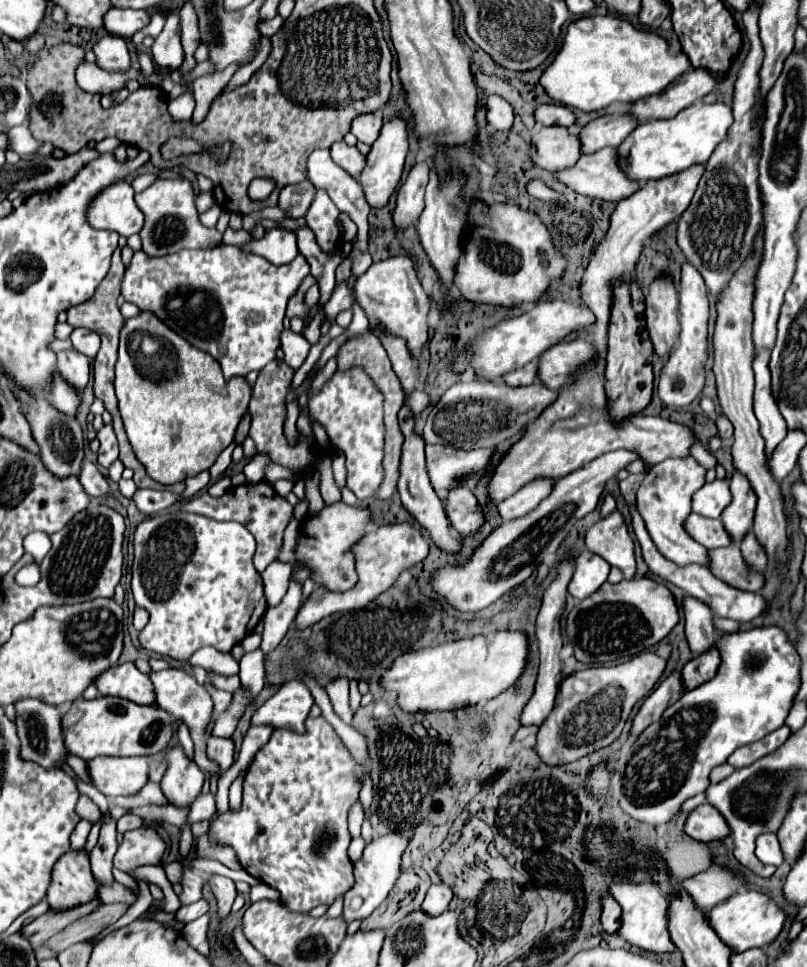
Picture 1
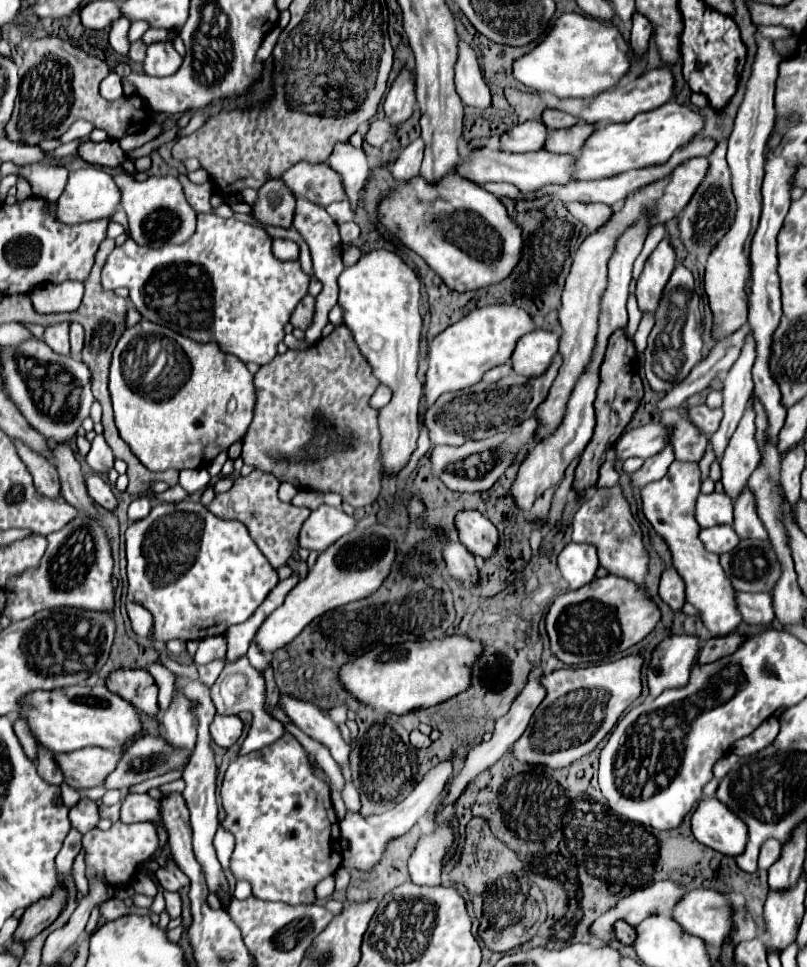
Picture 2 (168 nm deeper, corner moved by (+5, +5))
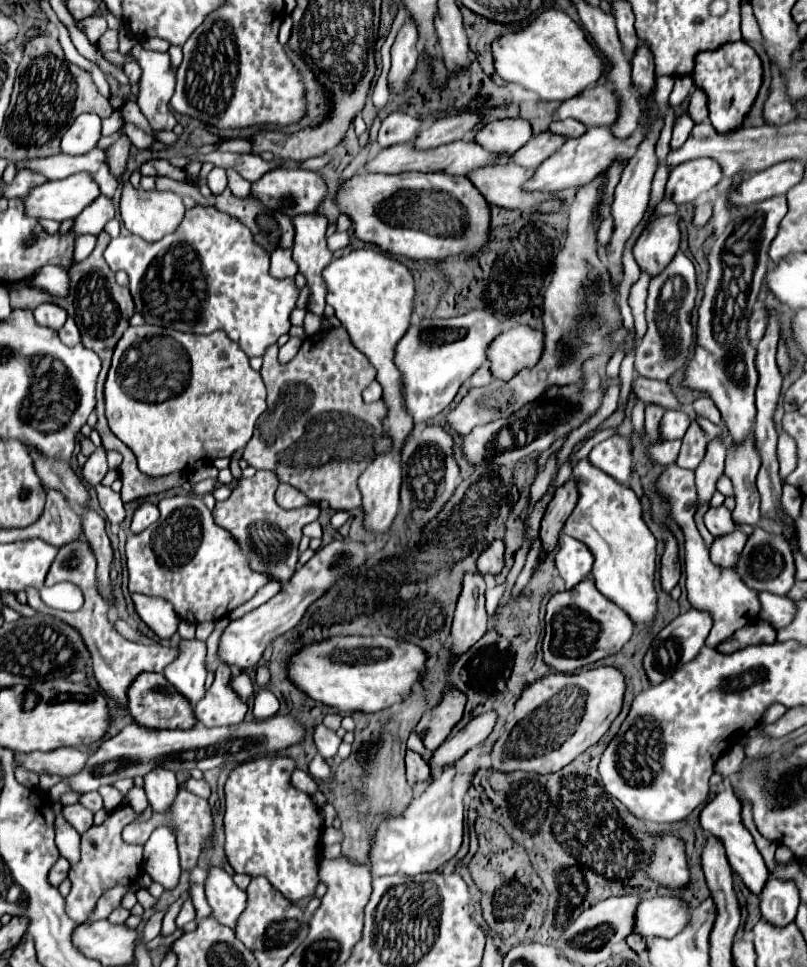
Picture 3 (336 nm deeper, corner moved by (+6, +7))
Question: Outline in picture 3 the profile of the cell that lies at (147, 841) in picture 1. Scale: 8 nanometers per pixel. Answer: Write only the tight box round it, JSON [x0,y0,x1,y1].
[65,805,143,923]

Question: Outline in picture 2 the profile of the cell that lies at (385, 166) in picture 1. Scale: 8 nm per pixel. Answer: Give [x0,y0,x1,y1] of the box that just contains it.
[384,69,416,129]

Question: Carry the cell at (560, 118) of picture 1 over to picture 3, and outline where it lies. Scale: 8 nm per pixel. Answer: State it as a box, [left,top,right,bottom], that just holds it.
[551,119,585,137]

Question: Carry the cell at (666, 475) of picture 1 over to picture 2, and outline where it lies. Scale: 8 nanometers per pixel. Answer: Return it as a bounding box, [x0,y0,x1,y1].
[642,461,738,635]

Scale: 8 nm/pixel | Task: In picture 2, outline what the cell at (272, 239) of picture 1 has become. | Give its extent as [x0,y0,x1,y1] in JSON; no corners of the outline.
[272,237,298,261]

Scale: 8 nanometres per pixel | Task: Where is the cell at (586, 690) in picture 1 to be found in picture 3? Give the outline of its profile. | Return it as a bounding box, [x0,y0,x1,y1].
[491,667,625,773]

